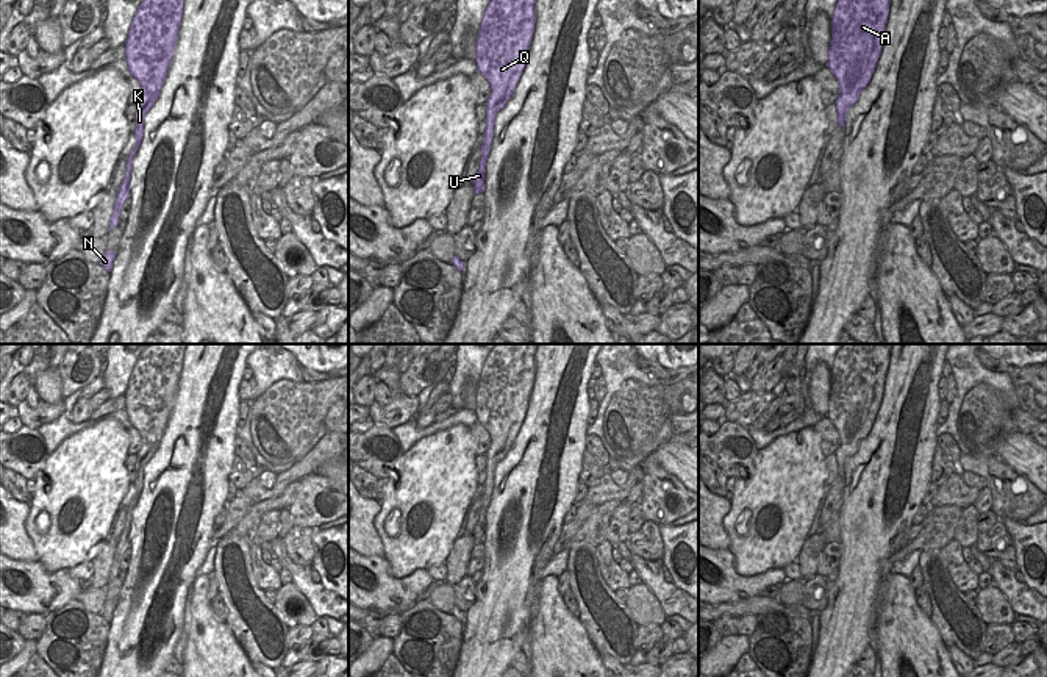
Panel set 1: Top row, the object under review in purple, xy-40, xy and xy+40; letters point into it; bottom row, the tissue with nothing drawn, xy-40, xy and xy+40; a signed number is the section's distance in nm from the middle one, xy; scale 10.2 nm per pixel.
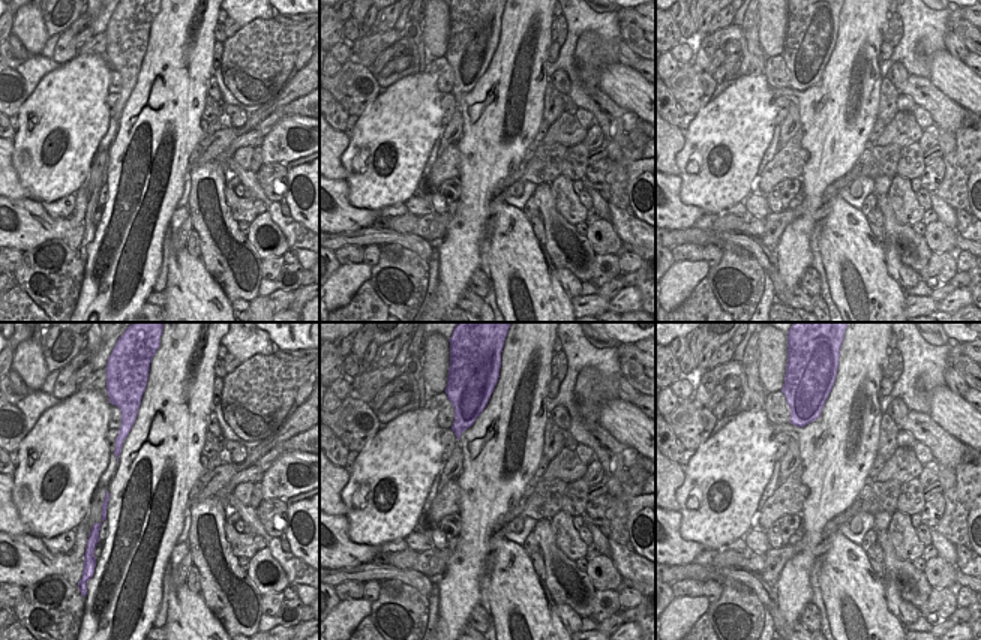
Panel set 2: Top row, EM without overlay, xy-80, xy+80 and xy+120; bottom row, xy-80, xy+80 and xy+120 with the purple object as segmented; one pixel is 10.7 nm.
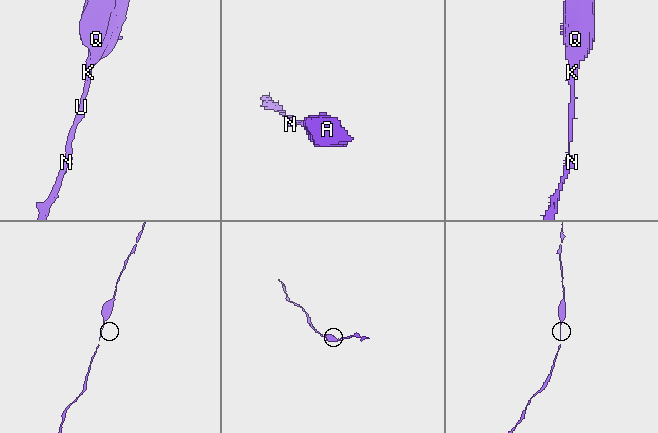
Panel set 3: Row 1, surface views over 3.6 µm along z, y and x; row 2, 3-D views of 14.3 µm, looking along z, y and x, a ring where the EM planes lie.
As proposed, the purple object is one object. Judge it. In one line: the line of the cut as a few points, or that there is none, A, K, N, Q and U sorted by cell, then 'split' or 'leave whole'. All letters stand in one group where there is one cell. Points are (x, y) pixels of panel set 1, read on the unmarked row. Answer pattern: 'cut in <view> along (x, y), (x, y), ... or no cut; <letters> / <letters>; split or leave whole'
no cut; A K N Q U; leave whole

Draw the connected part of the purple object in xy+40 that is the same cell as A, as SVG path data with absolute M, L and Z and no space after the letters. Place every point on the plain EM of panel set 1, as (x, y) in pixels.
M844 344L831 367L831 389L827 417L839 433L836 450L838 475L845 482L847 461L869 435L881 405L892 344Z

